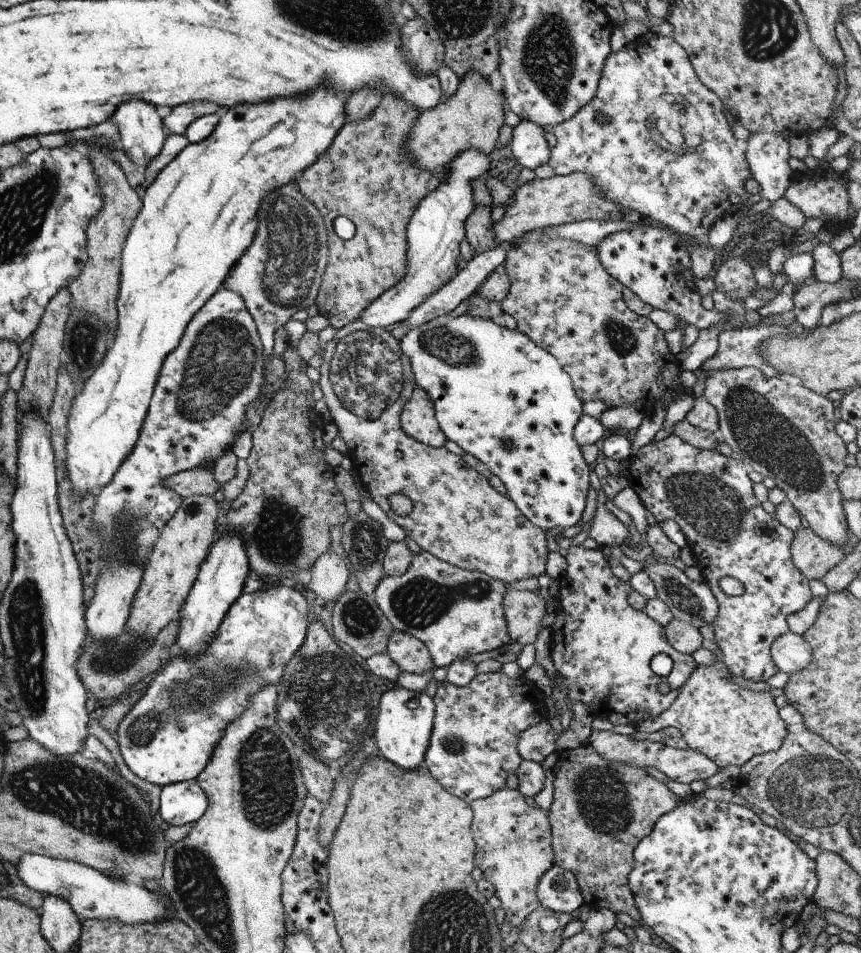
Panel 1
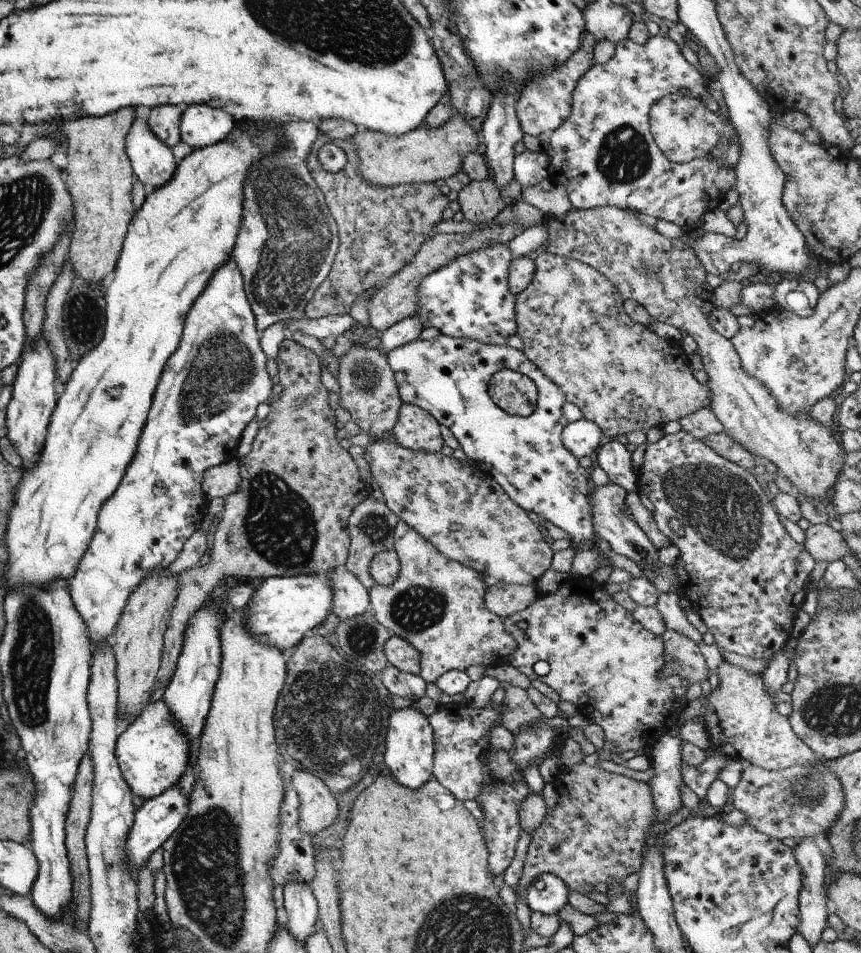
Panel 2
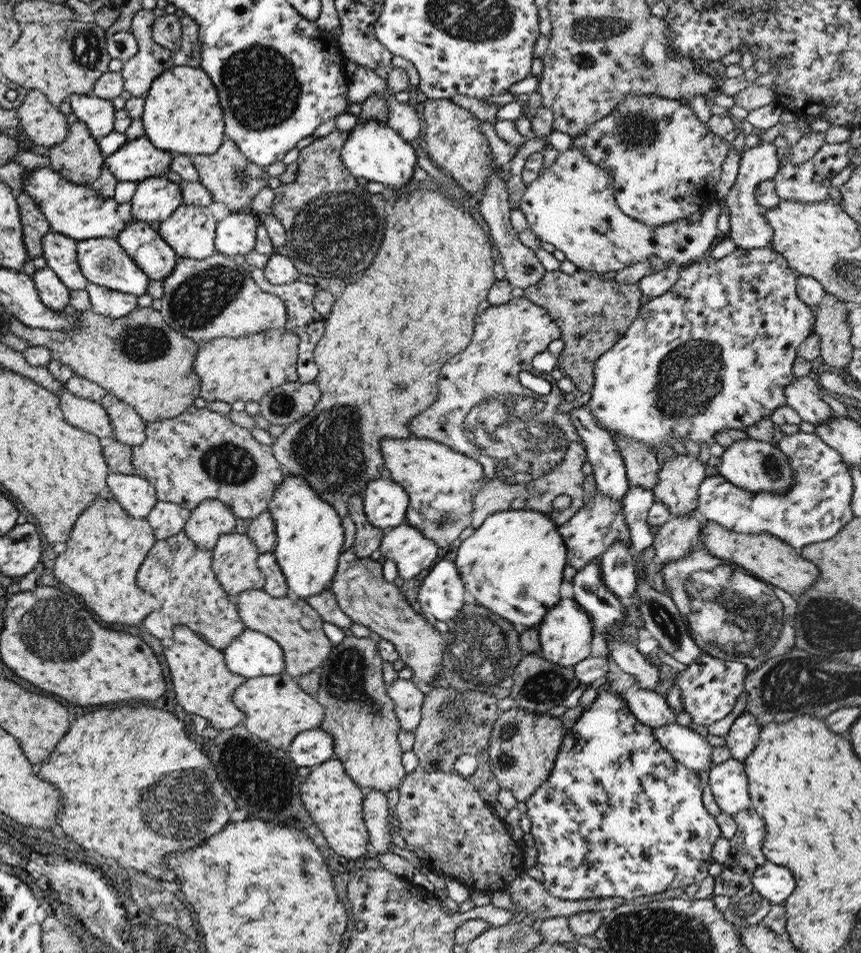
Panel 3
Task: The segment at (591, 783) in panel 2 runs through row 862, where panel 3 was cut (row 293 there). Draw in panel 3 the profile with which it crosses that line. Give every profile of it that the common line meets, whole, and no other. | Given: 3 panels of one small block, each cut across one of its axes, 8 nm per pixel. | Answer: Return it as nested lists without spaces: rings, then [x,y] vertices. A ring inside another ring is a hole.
[[[575,270],[570,276],[560,271],[545,272],[535,284],[523,289],[524,297],[542,306],[560,330],[563,348],[558,354],[559,369],[568,376],[576,390],[589,393],[593,386],[594,362],[637,316],[642,292],[636,284],[617,284],[610,275]]]

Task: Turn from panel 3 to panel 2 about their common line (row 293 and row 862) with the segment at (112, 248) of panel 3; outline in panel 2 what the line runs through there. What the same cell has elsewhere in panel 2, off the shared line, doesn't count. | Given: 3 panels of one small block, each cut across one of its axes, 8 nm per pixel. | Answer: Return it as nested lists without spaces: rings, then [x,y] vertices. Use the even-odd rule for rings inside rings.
[[[177,786],[163,790],[161,794],[146,800],[133,813],[133,822],[129,836],[125,840],[125,862],[131,870],[138,870],[141,864],[149,858],[153,850],[159,848],[165,839],[177,829],[189,808],[189,796],[183,796]]]

